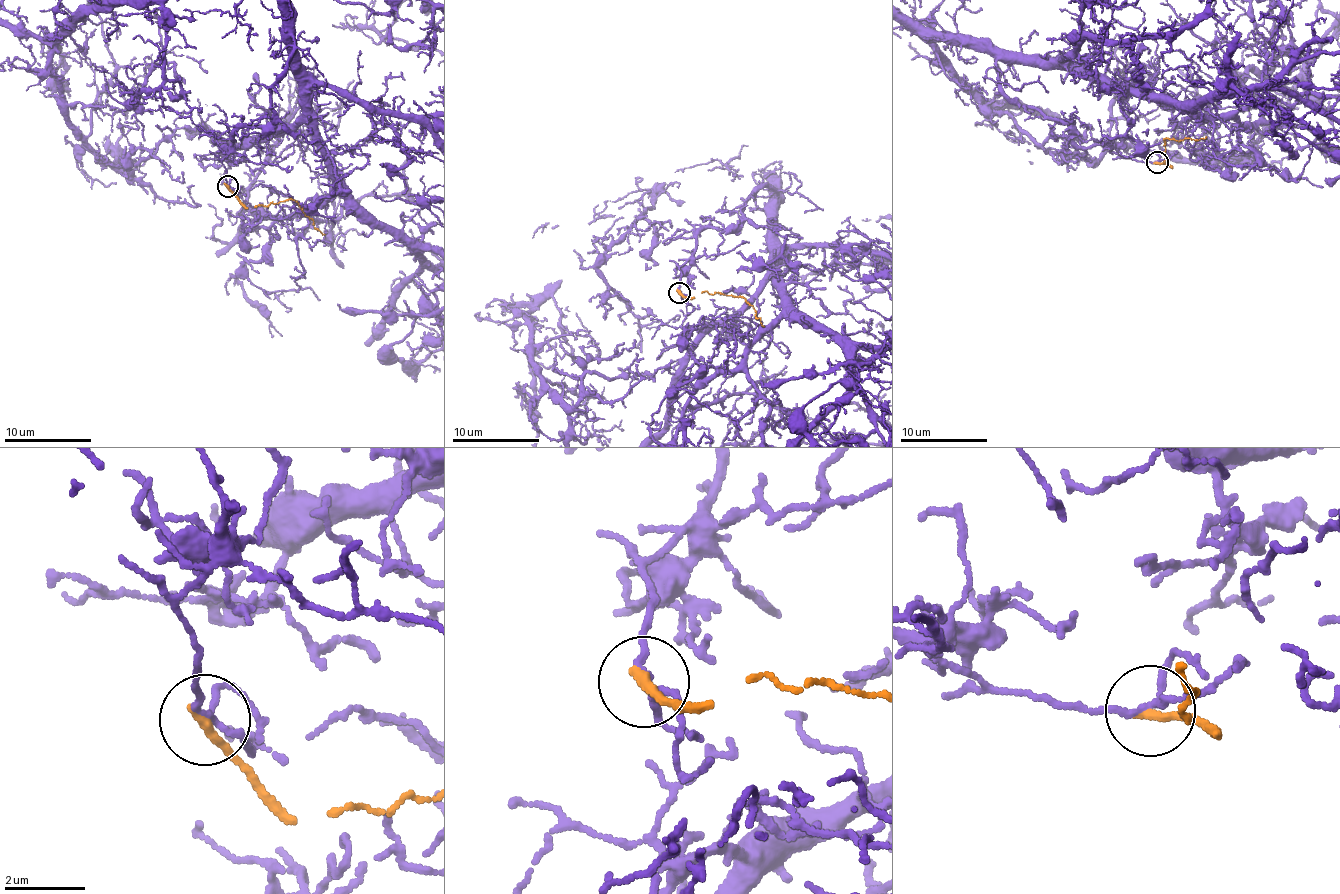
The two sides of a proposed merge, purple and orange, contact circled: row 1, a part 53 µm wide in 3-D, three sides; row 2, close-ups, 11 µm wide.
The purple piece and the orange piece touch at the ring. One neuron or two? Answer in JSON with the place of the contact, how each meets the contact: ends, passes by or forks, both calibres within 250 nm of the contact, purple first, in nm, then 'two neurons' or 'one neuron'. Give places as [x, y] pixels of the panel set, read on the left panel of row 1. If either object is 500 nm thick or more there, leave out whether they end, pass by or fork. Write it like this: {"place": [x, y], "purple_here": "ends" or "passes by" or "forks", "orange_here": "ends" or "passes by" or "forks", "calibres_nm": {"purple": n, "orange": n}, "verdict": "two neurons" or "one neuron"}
{"place": [228, 186], "purple_here": "forks", "orange_here": "ends", "calibres_nm": {"purple": 140, "orange": 280}, "verdict": "two neurons"}

